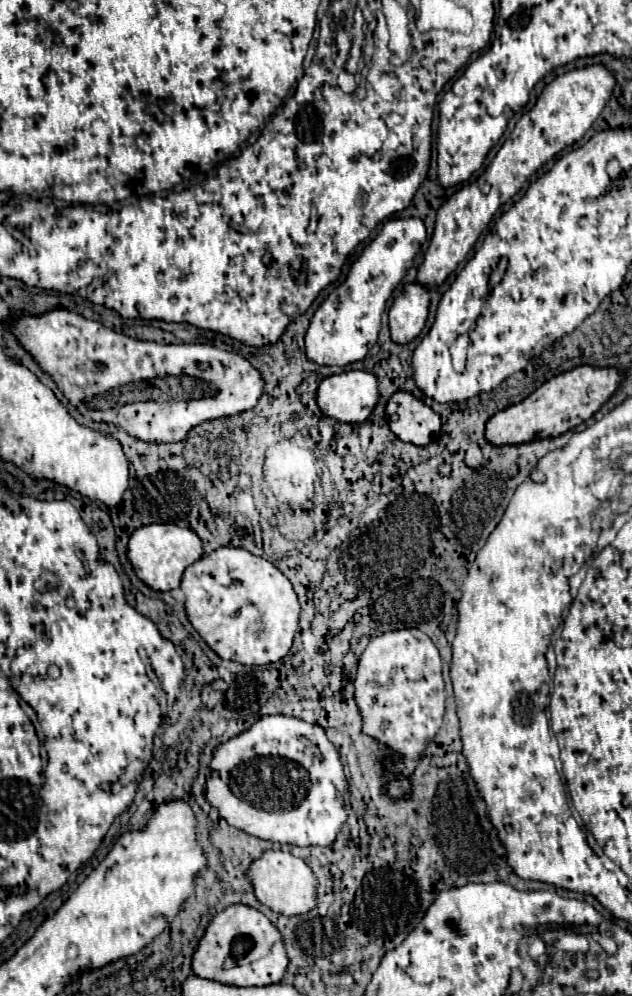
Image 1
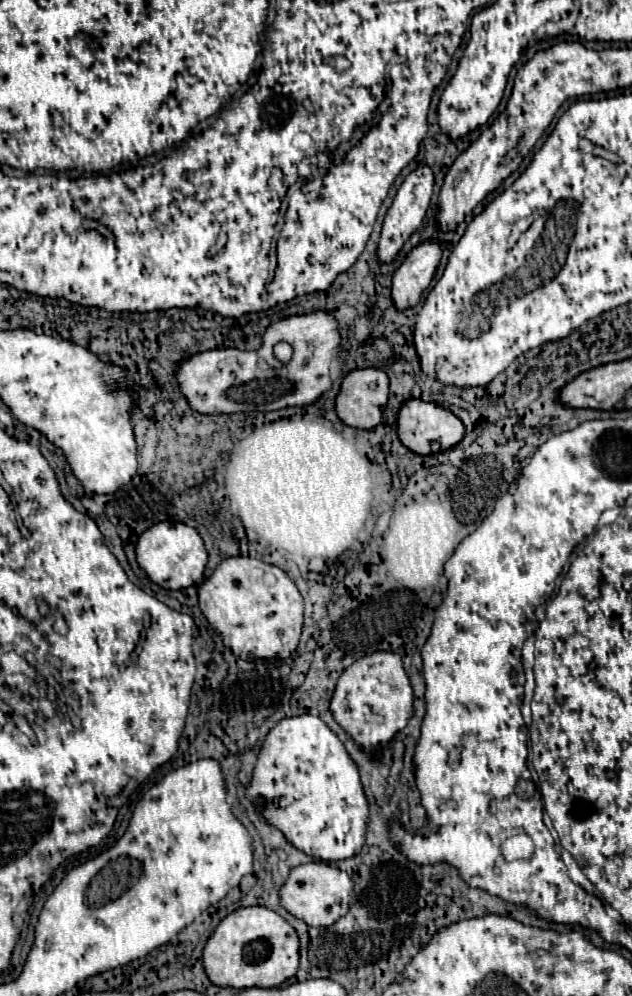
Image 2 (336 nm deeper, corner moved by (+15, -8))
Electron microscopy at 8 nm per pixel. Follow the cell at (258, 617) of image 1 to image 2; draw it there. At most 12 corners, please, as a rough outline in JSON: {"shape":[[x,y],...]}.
{"shape":[[225,558],[199,610],[243,660],[289,658],[303,598],[281,568]]}

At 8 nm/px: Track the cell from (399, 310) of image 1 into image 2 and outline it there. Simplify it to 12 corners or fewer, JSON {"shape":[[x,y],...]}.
{"shape":[[435,242],[407,254],[393,274],[399,312],[413,308],[441,260]]}

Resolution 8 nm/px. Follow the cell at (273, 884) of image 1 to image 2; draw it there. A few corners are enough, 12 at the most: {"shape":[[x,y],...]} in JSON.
{"shape":[[323,862],[295,866],[281,906],[309,926],[349,910],[349,876]]}

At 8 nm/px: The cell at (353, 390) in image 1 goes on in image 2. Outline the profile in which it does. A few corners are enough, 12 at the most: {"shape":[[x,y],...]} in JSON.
{"shape":[[351,370],[335,398],[337,416],[371,430],[381,420],[389,378]]}

